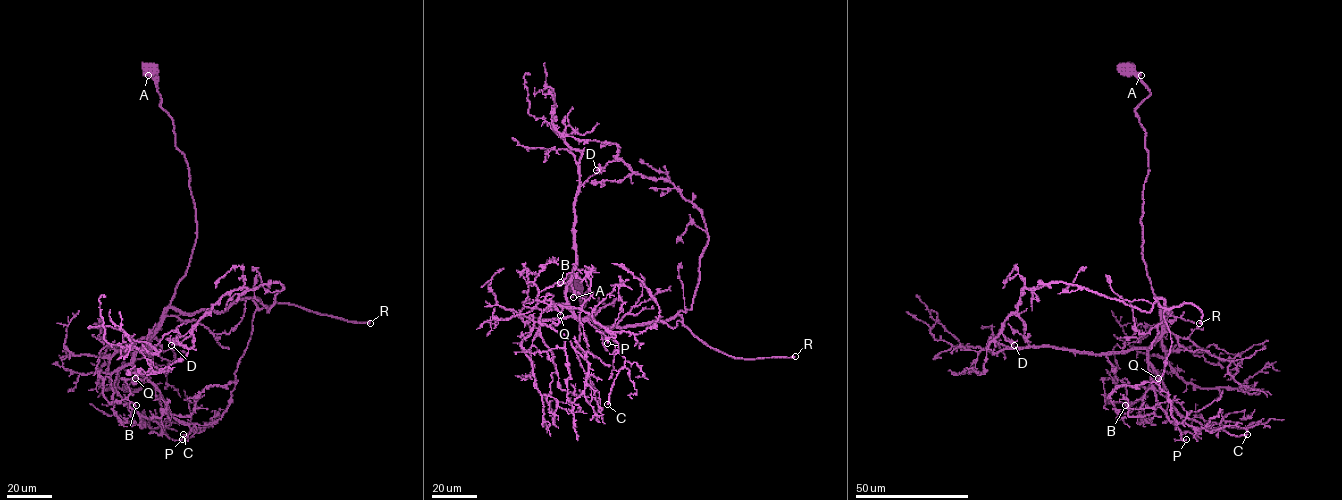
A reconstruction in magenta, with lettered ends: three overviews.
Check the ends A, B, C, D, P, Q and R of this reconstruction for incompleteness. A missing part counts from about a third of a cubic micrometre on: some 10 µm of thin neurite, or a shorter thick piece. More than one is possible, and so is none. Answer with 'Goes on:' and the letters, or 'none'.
Goes on: B, Q, R

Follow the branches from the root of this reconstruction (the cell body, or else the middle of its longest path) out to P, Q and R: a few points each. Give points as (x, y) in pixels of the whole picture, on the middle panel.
P: (575, 284), (583, 306), (589, 291), (606, 304), (621, 297), (590, 318), (558, 304), (607, 328), (607, 343)
Q: (575, 284), (583, 306), (589, 291), (606, 304), (621, 299), (590, 318), (562, 304), (560, 315)
R: (575, 284), (583, 306), (589, 291), (621, 297), (592, 318), (602, 326), (679, 315), (733, 357), (795, 356)

